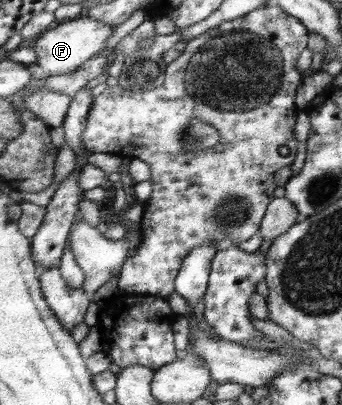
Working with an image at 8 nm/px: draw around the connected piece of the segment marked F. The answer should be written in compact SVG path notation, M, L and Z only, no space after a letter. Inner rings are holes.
M78 18L62 21L46 32L43 32L36 41L27 44L37 55L37 64L43 71L52 77L71 74L82 67L88 60L98 57L98 52L105 50L104 43L112 35L114 26L104 24L94 18Z

